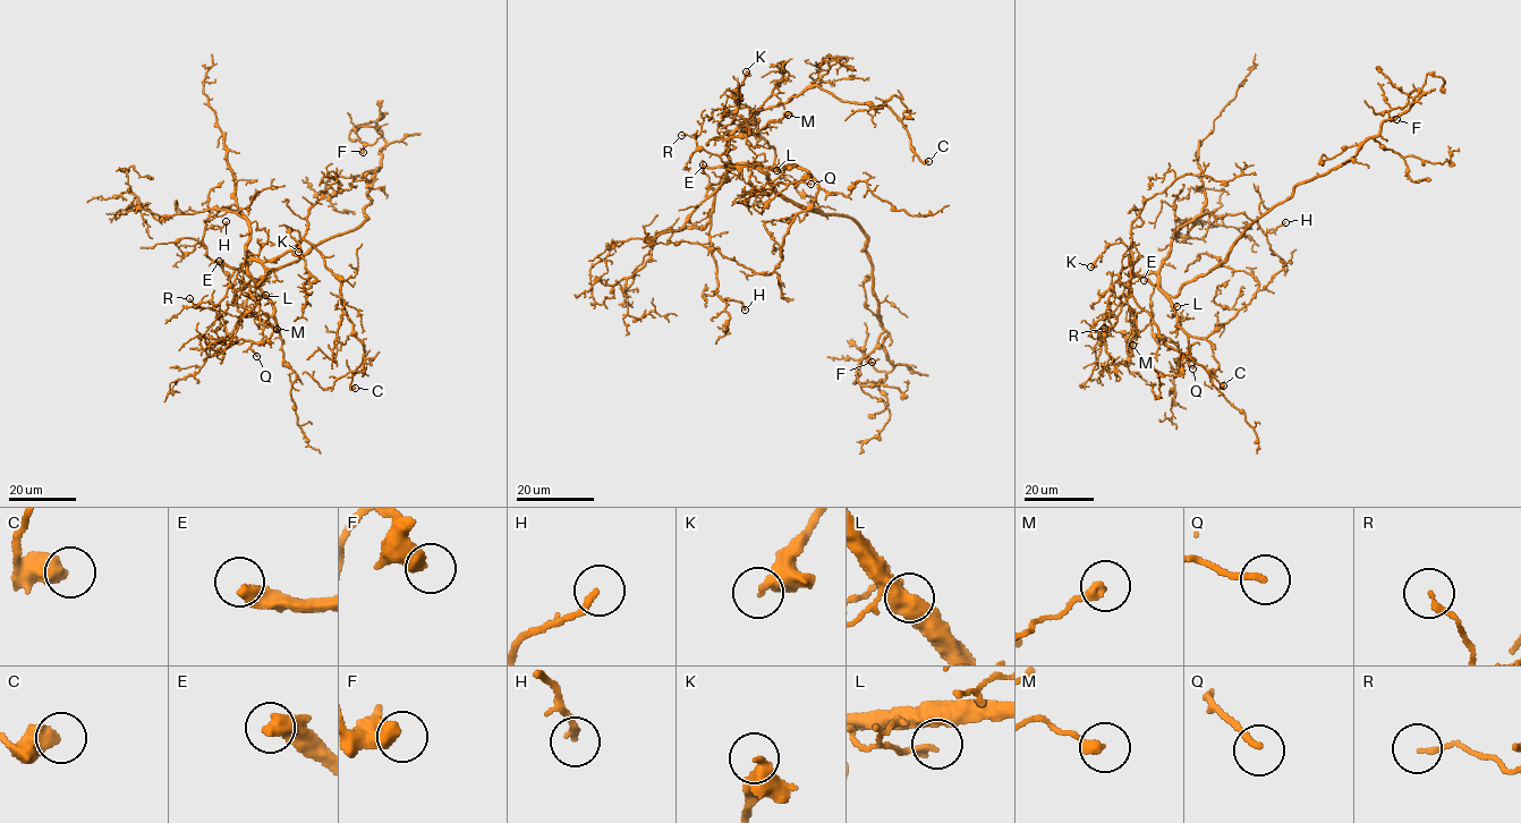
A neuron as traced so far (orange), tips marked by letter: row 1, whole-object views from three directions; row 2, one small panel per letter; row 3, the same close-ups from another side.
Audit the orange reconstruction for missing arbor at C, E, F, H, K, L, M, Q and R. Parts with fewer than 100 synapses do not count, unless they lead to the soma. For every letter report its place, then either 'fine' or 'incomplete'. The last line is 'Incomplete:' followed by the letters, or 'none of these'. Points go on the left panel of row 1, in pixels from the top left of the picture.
C: at (355, 388); fine
E: at (219, 261); incomplete
F: at (363, 152); fine
H: at (226, 221); fine
K: at (298, 252); fine
L: at (265, 295); fine
M: at (277, 329); fine
Q: at (256, 356); fine
R: at (189, 298); fine
Incomplete: E

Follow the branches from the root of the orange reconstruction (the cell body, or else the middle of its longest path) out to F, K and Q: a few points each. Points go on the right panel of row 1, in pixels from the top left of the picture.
F: (1206, 273), (1294, 186), (1335, 169), (1384, 121), (1408, 109), (1417, 88), (1404, 107), (1388, 111), (1396, 119)
K: (1206, 273), (1170, 296), (1160, 288), (1155, 273), (1130, 277), (1130, 251), (1122, 242), (1106, 247), (1090, 266)
Q: (1206, 273), (1189, 280), (1170, 298), (1178, 327), (1188, 334), (1187, 357), (1192, 368)

